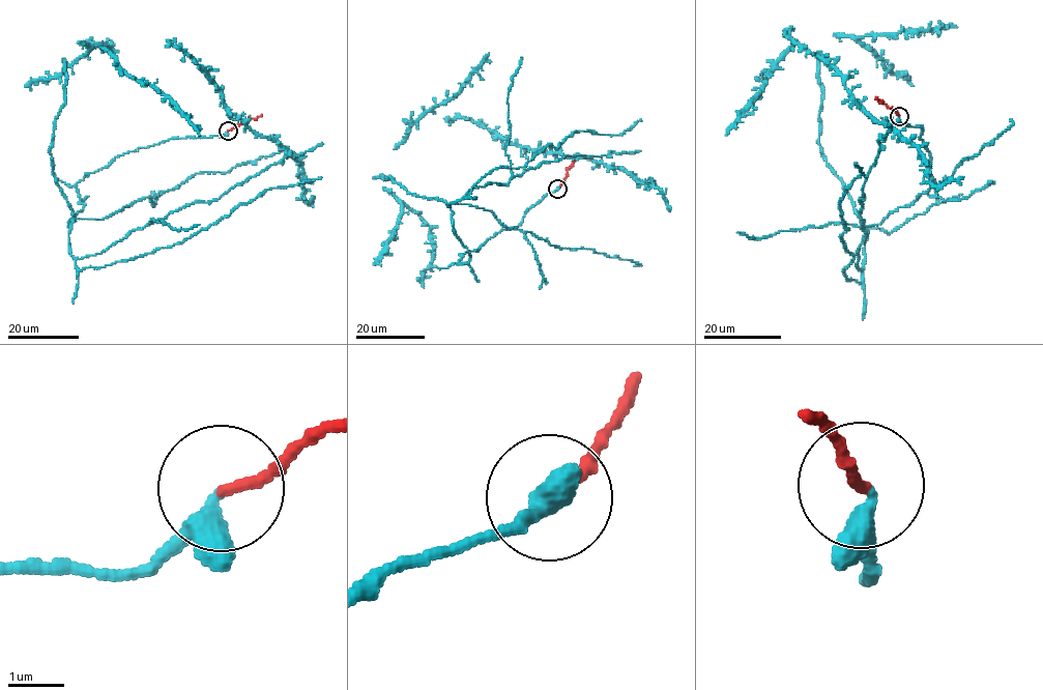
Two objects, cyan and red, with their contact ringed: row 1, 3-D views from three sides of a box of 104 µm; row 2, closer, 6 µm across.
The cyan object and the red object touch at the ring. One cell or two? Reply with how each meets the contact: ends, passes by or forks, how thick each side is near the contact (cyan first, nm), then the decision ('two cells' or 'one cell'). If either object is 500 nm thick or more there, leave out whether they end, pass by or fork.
cyan passes by; red ends there; 240 nm thick on the cyan side, 180 nm on the other; one cell

